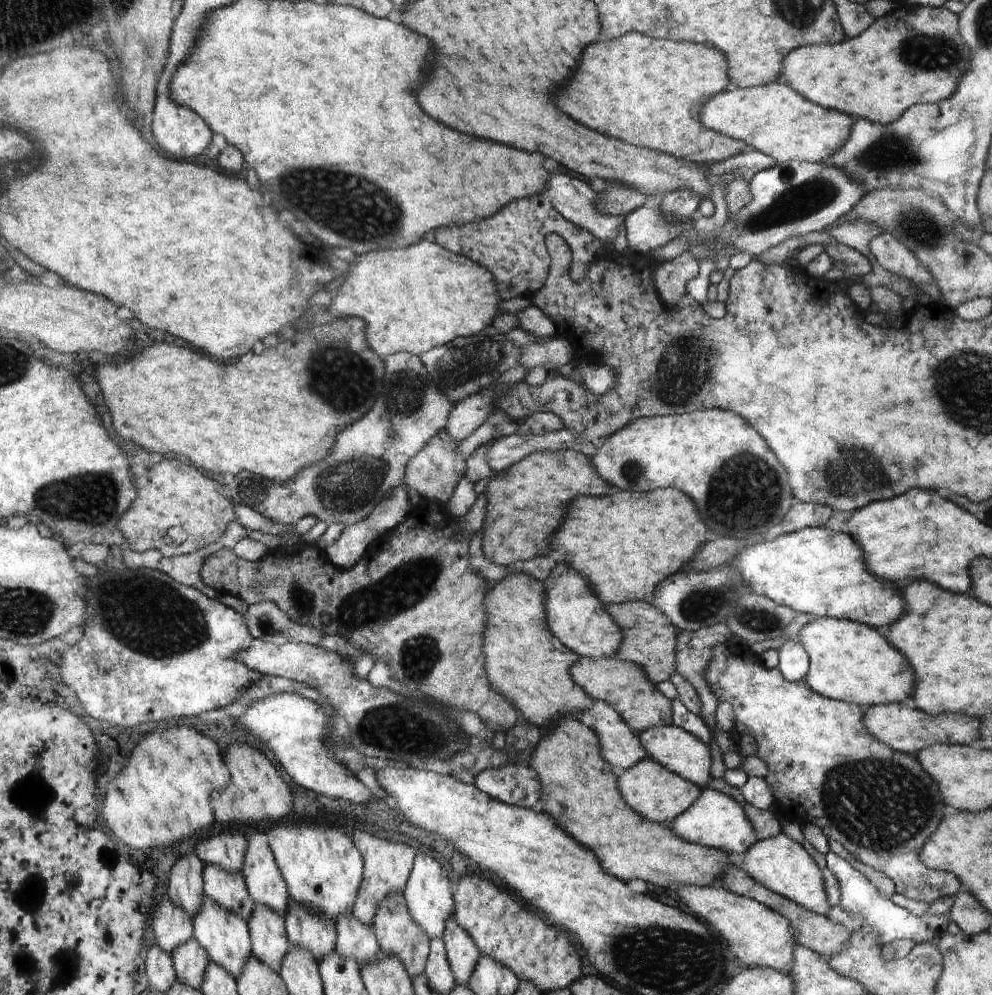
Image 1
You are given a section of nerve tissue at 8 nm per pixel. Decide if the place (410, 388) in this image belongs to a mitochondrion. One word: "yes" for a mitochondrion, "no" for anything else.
yes

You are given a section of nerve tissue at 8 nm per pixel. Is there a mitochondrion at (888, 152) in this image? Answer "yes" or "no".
yes

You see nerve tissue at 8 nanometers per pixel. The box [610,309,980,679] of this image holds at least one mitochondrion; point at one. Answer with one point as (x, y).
(751, 485)

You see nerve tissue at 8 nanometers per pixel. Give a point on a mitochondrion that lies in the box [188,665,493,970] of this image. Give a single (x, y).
(392, 728)

